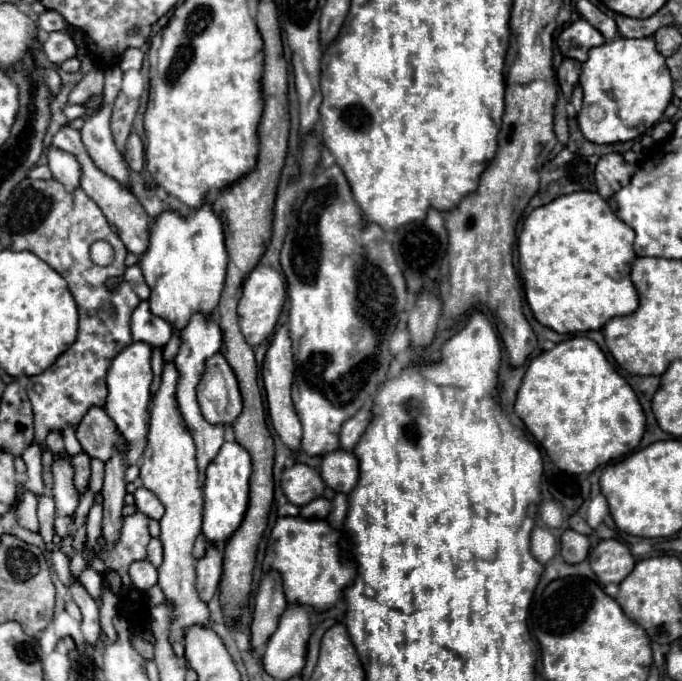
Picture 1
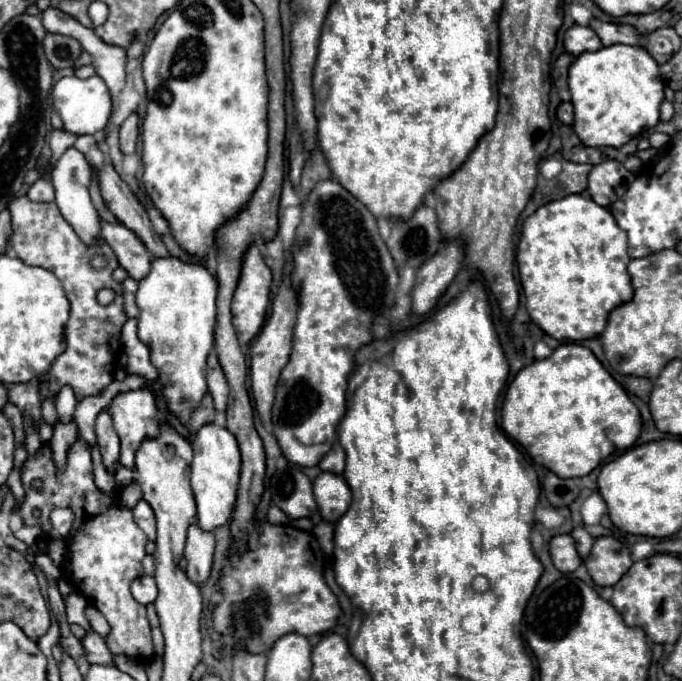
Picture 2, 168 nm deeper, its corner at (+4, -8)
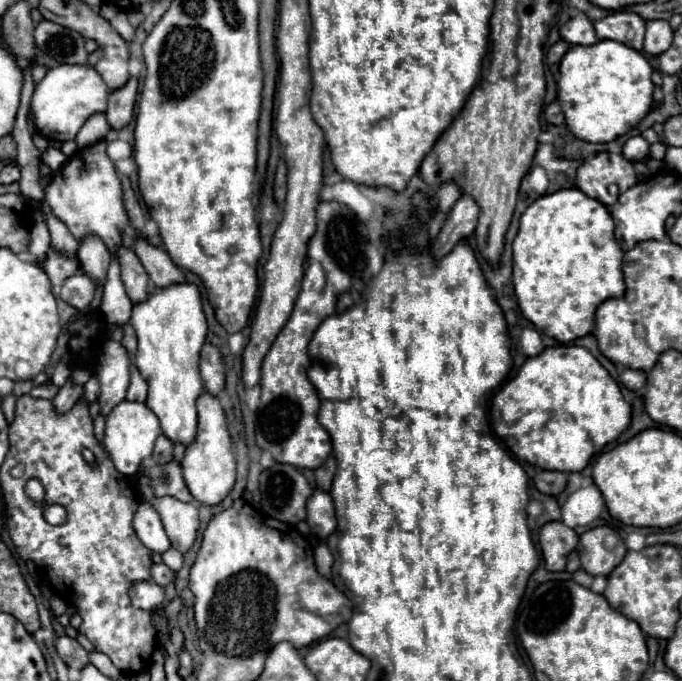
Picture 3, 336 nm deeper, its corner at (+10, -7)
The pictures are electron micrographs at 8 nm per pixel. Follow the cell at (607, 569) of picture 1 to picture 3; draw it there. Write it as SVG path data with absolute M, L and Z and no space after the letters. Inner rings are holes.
M600 525L580 535L580 545L576 551L584 571L590 575L610 575L612 567L624 559L626 545L614 529Z

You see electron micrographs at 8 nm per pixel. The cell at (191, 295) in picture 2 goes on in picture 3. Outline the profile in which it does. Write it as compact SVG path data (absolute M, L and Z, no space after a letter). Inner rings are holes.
M184 283L156 289L144 303L134 305L130 323L138 335L134 365L148 383L146 407L158 417L166 439L188 447L196 439L196 399L204 387L198 371L198 355L208 329L196 285Z

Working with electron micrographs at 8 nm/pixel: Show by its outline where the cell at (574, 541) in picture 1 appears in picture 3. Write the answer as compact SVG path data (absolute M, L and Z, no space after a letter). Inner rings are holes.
M550 521L540 529L540 547L544 555L544 567L548 571L564 571L566 557L578 545L574 529L564 527L560 521Z

